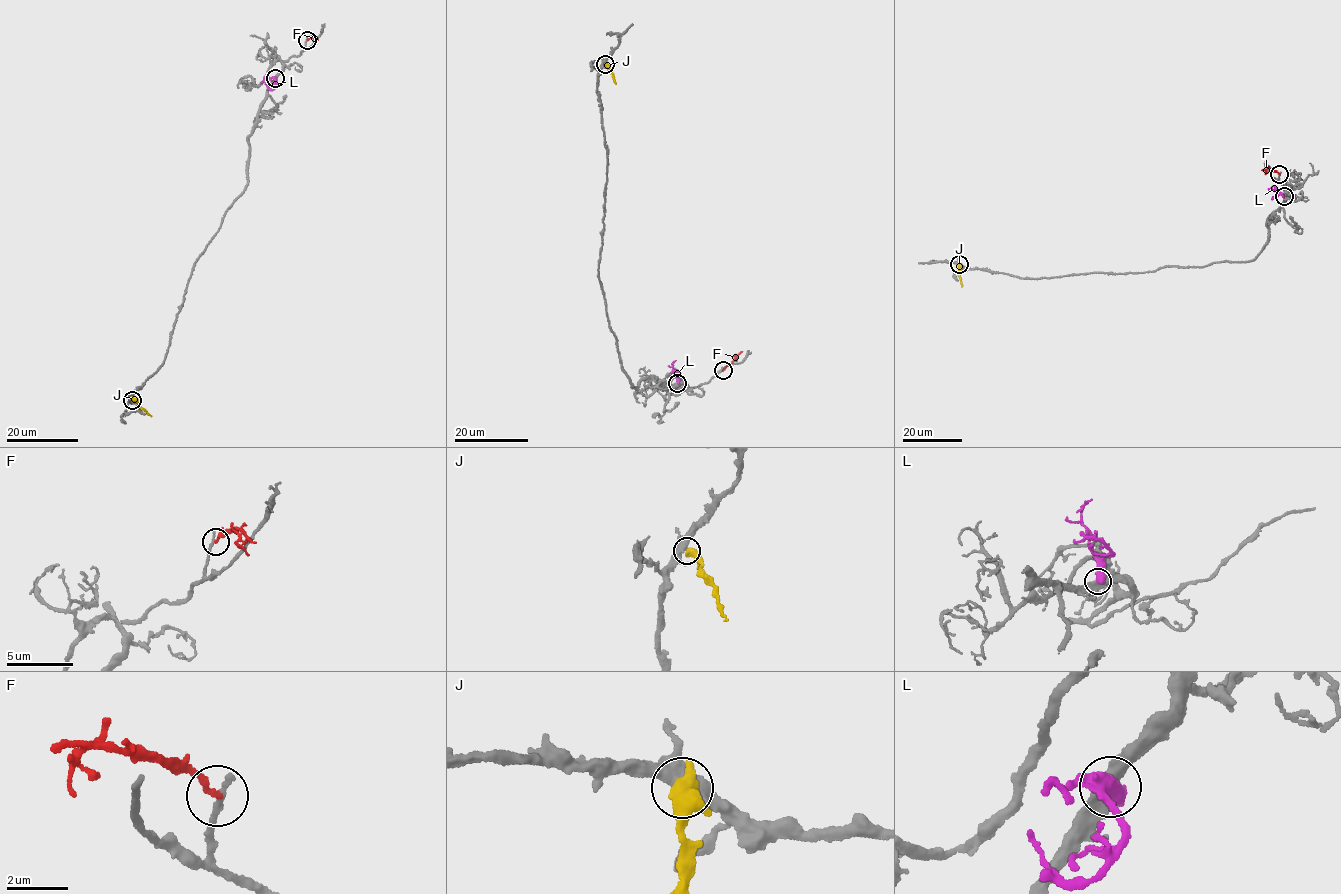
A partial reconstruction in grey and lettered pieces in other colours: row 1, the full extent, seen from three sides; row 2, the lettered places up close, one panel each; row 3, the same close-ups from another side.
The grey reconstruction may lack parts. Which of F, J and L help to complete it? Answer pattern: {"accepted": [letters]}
{"accepted": []}

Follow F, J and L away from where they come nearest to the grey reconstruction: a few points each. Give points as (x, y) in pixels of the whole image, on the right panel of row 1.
F: (1279, 174), (1270, 169), (1261, 170)
J: (959, 264), (962, 286)
L: (1284, 196), (1274, 186), (1268, 190)

